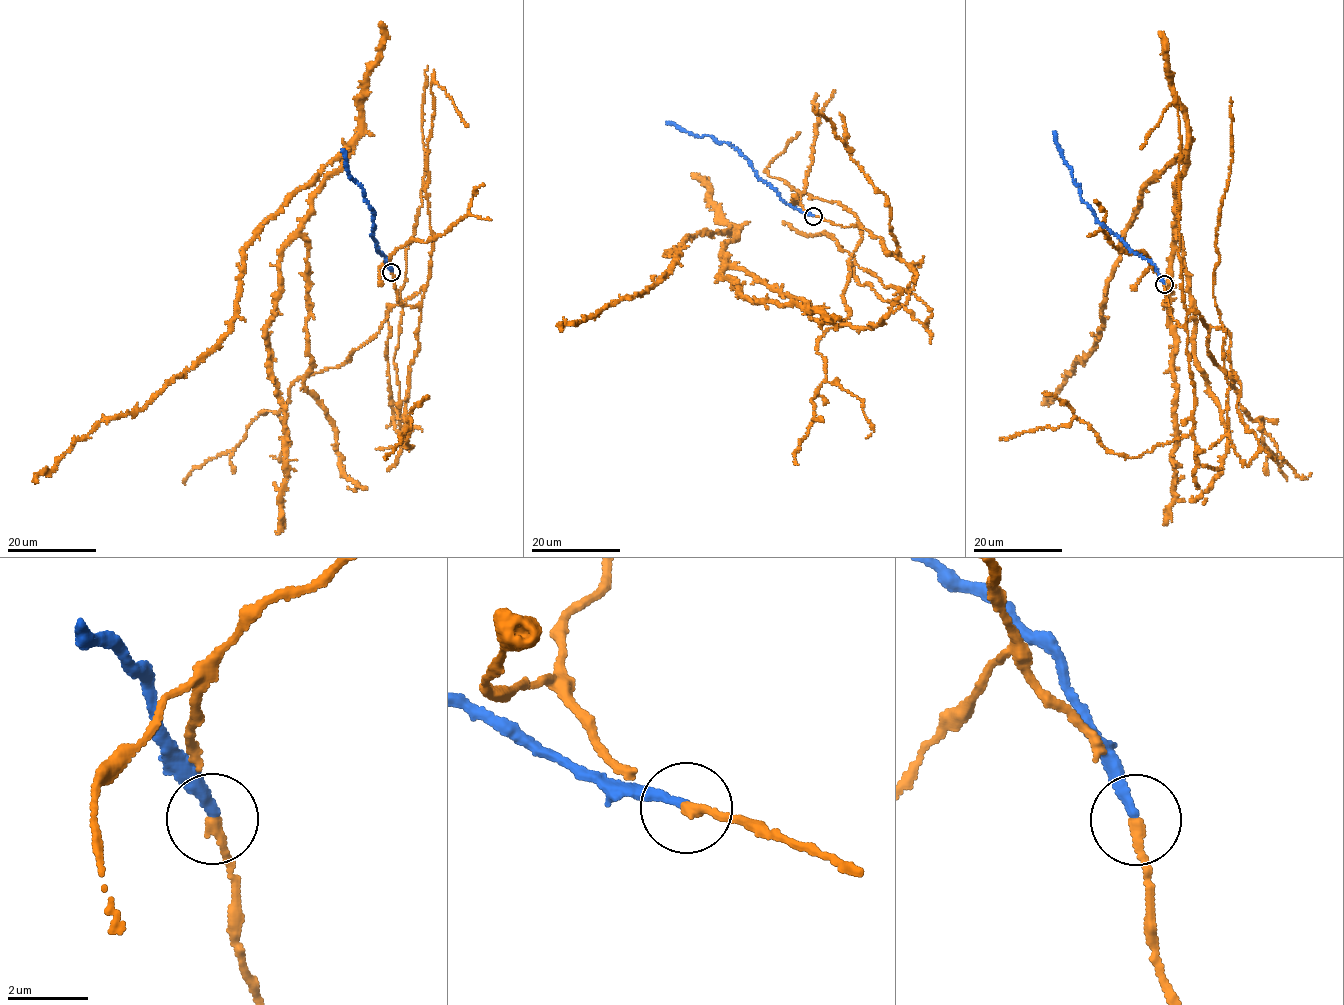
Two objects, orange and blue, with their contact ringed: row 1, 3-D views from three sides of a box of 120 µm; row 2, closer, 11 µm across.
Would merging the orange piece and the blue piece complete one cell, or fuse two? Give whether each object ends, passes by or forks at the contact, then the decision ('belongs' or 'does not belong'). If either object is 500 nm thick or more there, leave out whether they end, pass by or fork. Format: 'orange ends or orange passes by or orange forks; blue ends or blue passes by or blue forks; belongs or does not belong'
orange ends; blue ends; does not belong

